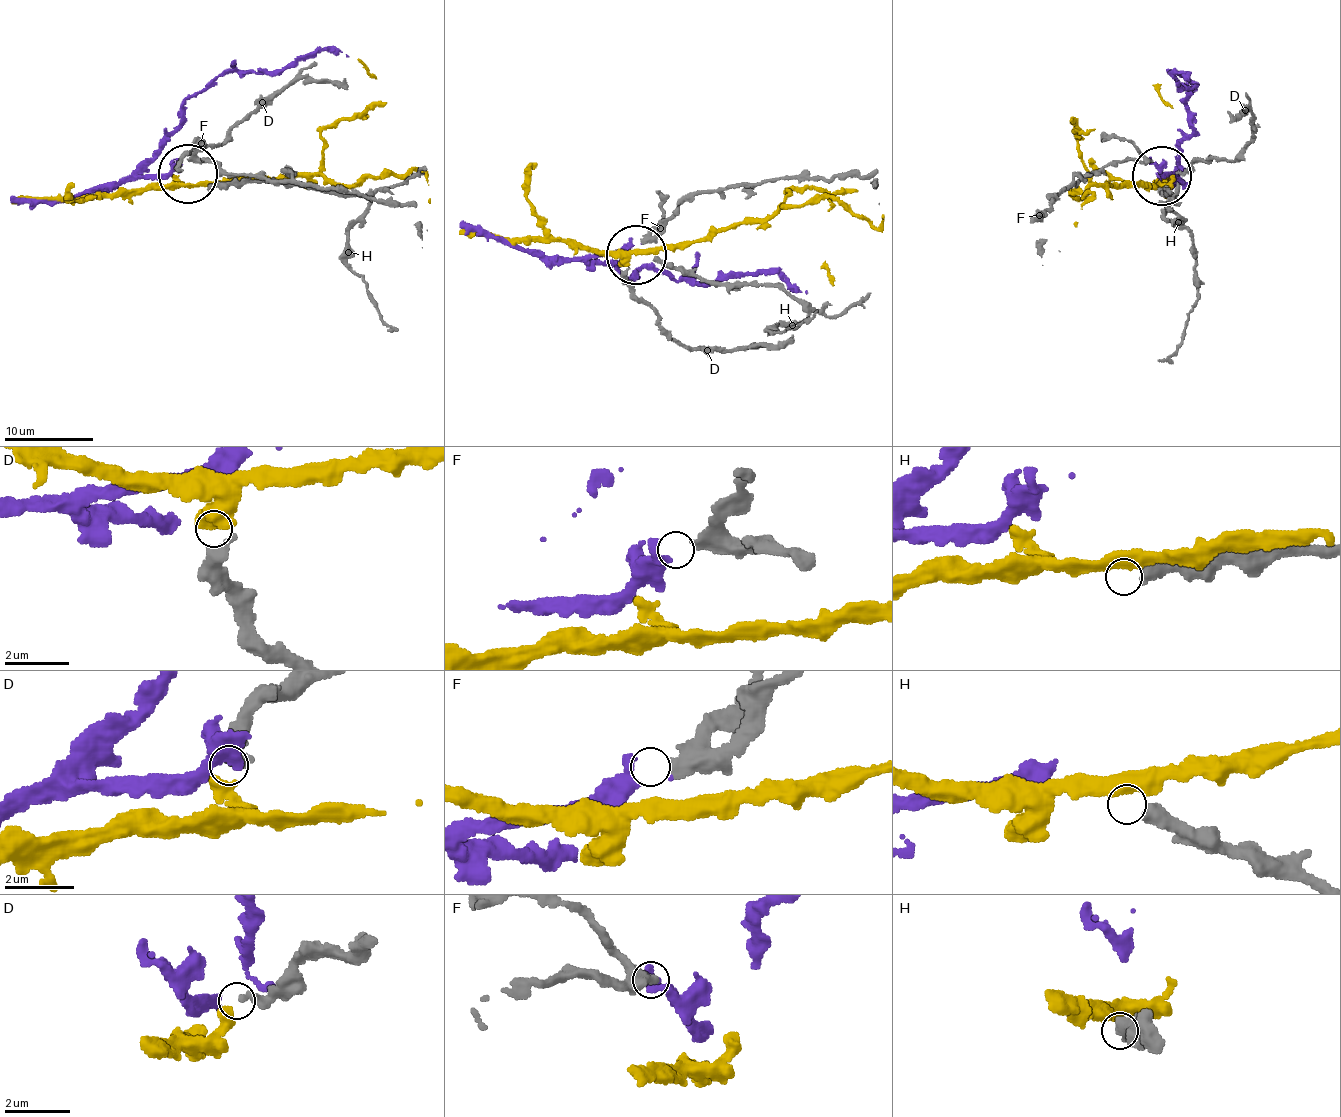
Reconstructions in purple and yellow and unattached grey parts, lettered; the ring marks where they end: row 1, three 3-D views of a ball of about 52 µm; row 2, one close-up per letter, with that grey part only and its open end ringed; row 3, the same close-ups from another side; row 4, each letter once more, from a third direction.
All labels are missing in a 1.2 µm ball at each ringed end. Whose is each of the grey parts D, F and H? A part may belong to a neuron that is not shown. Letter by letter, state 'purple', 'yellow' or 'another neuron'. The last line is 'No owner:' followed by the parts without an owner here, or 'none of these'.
D: yellow
F: purple
H: another neuron
No owner: H

